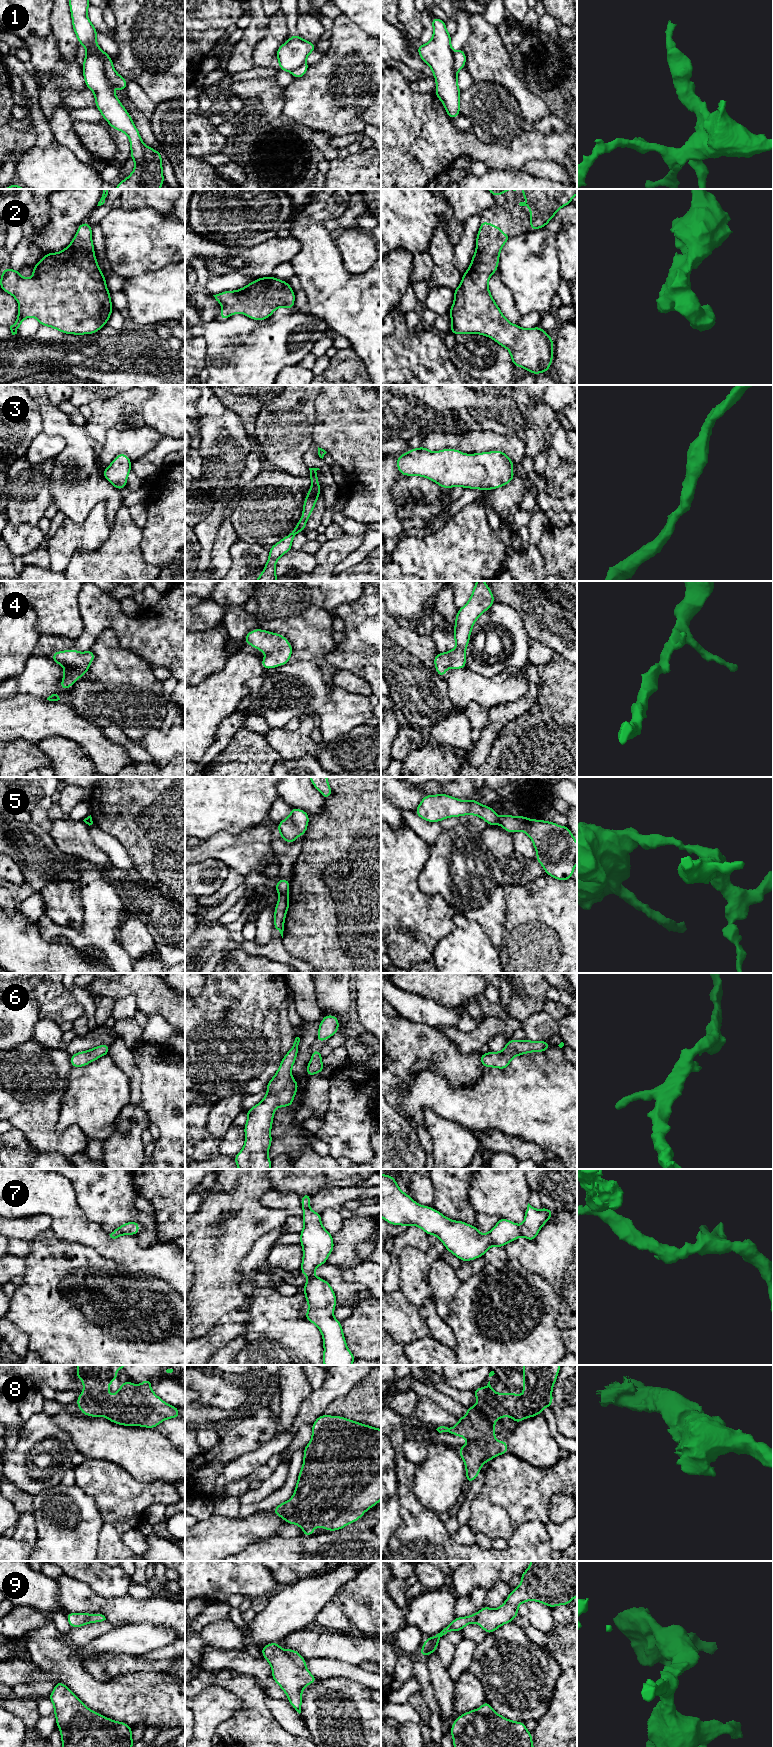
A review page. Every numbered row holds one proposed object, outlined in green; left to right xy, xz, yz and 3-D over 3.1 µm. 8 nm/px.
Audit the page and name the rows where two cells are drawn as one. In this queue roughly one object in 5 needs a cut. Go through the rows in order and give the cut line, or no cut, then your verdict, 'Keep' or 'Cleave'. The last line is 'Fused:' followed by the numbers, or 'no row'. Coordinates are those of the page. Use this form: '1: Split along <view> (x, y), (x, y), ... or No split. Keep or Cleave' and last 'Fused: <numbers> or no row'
1: Split along xy (95, 46), (93, 49), (102, 57), (104, 72), (111, 83). Cleave
2: No split. Keep
3: No split. Keep
4: No split. Keep
5: Split along xz (280, 894), (287, 896). Cleave
6: No split. Keep
7: No split. Keep
8: No split. Keep
9: No split. Keep
Fused: 1, 5

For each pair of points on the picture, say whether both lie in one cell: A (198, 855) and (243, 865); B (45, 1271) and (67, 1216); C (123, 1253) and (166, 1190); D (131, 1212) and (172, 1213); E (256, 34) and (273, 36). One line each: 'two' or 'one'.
A: one
B: two
C: two
D: two
E: two

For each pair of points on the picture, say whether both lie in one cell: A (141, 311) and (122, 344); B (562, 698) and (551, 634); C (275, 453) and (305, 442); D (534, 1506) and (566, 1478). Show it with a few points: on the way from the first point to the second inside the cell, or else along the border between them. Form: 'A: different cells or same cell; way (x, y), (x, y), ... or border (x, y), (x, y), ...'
A: different cells; border (153, 325), (142, 327)
B: different cells; border (554, 651), (566, 660)
C: same cell; way (282, 446), (284, 444), (298, 444)
D: same cell; way (541, 1498), (558, 1481)

